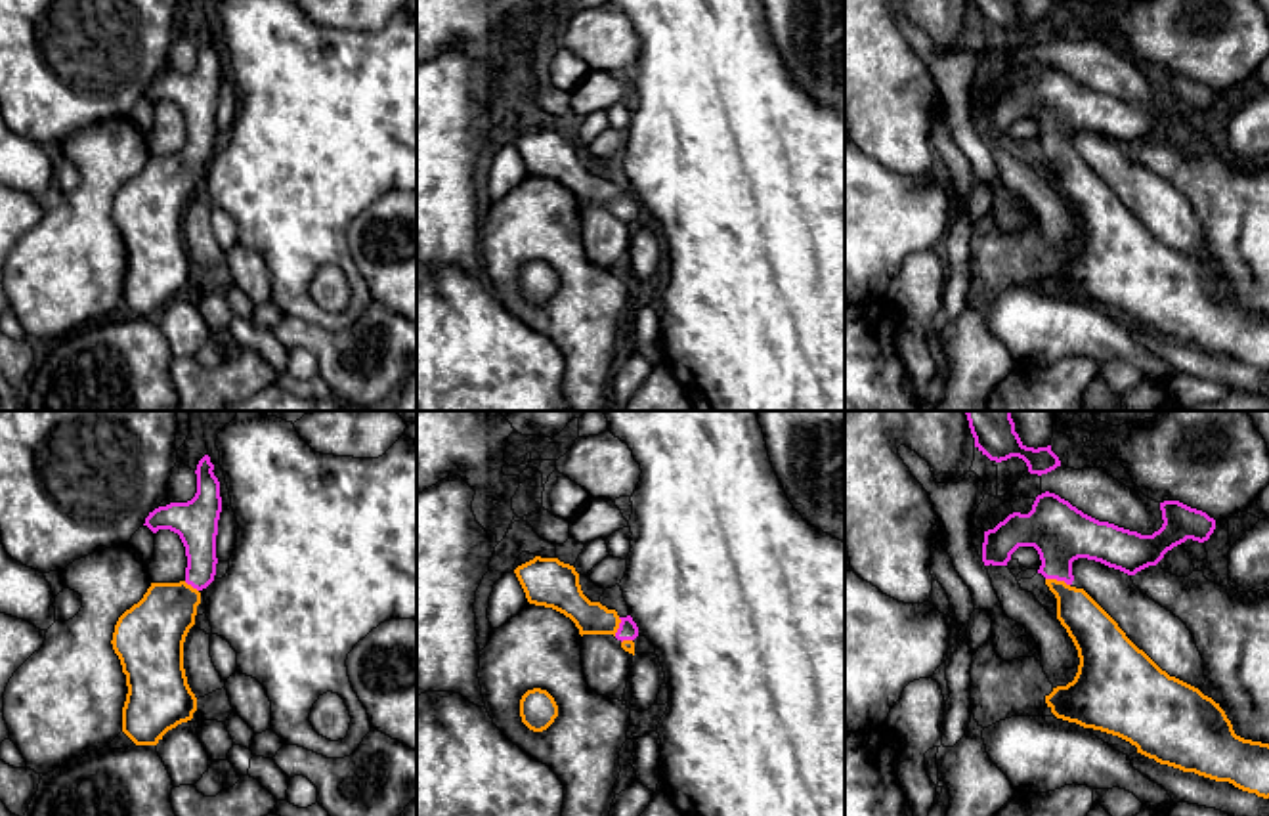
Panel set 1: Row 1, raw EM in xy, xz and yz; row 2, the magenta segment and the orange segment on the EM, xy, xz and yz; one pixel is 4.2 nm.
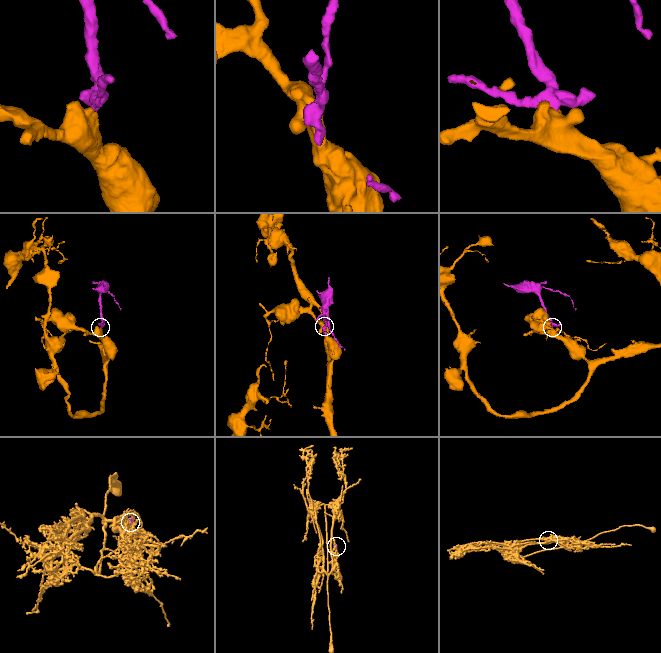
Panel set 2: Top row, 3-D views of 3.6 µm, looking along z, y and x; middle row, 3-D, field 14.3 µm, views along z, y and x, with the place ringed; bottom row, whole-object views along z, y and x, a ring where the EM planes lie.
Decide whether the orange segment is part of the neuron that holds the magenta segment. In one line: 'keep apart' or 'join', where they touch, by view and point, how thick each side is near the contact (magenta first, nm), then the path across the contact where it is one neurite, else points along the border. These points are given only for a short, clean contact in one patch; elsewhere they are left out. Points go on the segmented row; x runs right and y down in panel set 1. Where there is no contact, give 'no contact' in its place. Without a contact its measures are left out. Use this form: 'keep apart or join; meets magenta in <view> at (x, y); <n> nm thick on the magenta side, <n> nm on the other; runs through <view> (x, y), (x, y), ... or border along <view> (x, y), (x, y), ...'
join; meets magenta in yz at (1057, 579); 260 nm thick on the magenta side, 190 nm on the other; runs through yz (1061, 534), (1057, 579), (1090, 627)

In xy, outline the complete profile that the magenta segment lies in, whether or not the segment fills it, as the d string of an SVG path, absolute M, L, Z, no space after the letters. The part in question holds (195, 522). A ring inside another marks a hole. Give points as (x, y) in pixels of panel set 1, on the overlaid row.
M204 455L197 464L197 493L187 503L170 503L159 506L145 518L153 533L170 529L180 535L185 556L185 579L180 583L151 583L143 598L126 610L113 633L113 650L120 659L126 675L126 701L122 707L122 732L136 745L157 745L162 736L182 722L193 719L197 698L191 692L183 669L183 642L189 629L195 625L201 591L206 589L216 575L216 535L222 512L220 482L214 476L214 464Z

